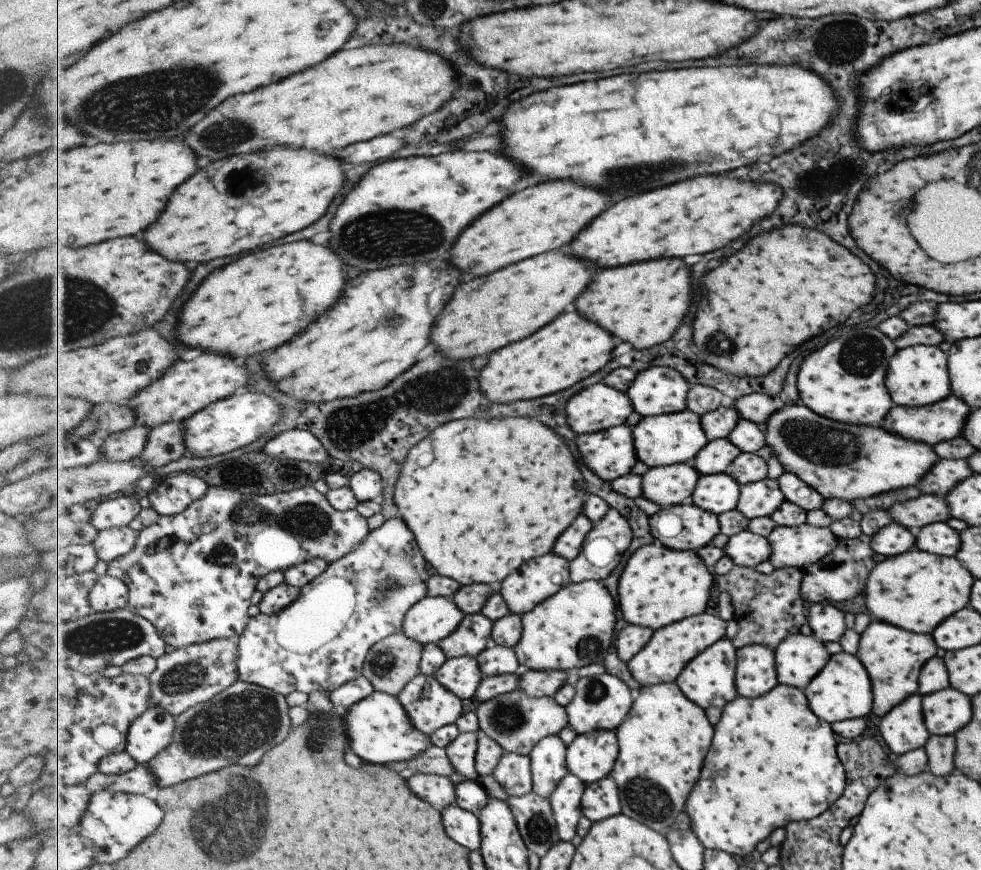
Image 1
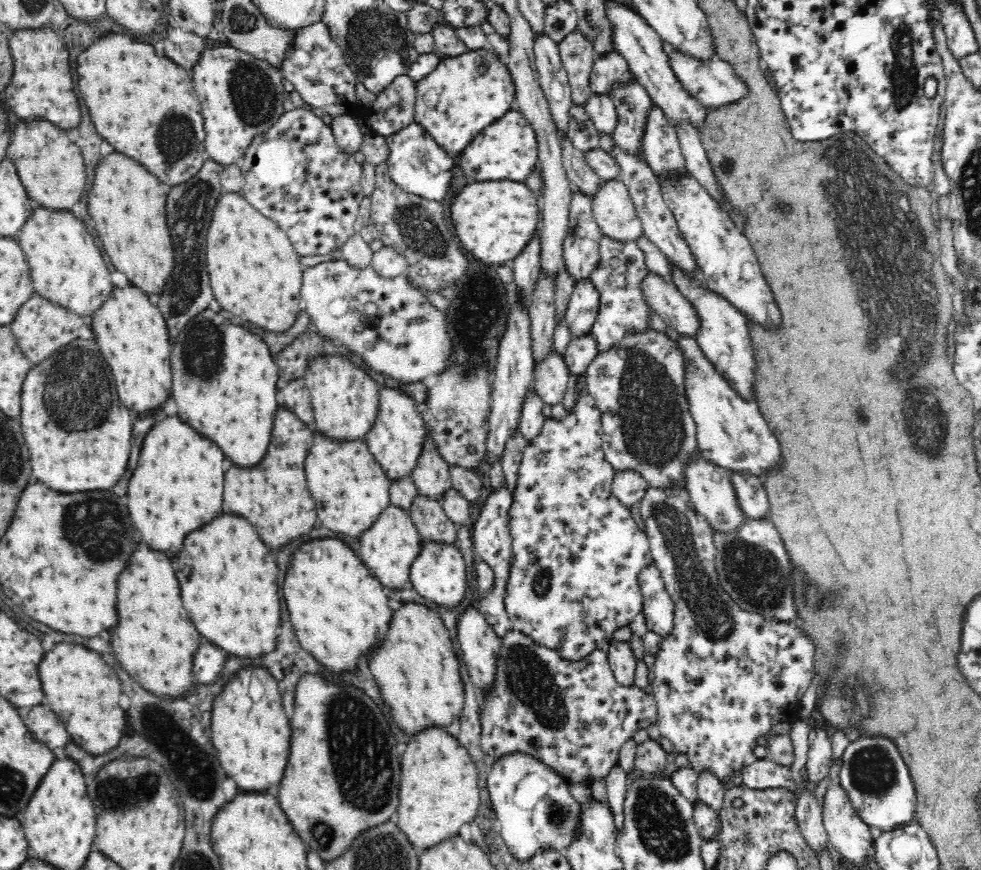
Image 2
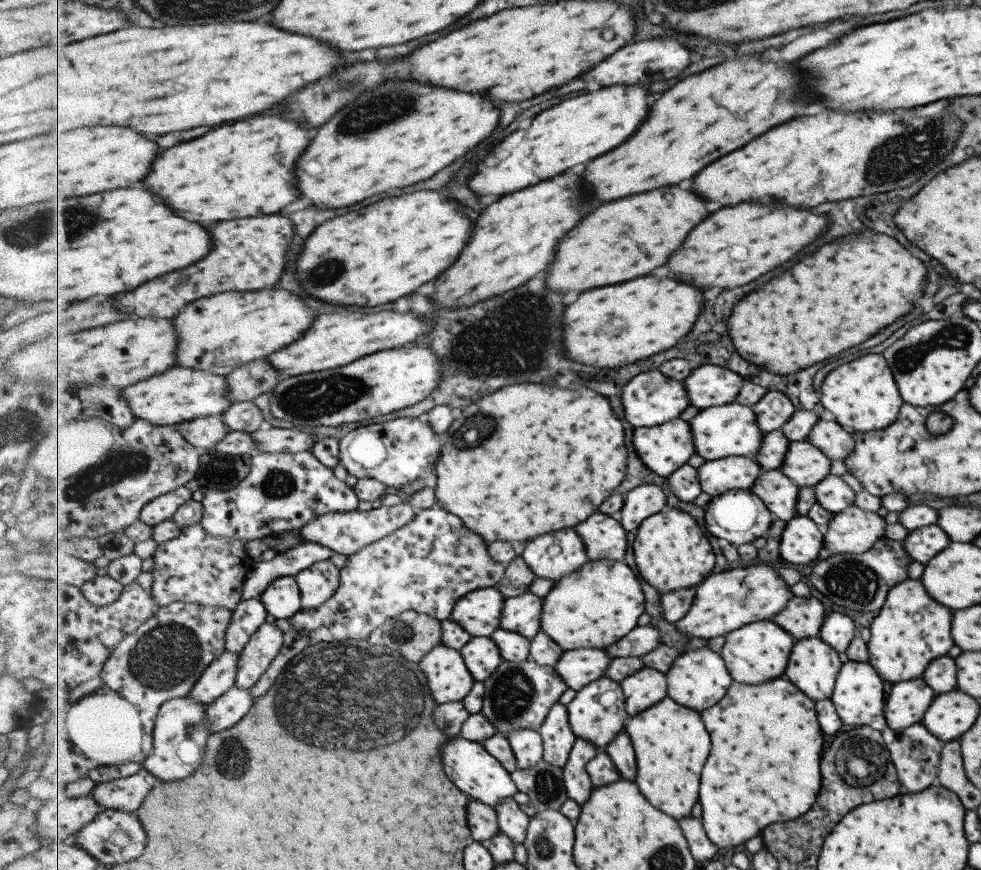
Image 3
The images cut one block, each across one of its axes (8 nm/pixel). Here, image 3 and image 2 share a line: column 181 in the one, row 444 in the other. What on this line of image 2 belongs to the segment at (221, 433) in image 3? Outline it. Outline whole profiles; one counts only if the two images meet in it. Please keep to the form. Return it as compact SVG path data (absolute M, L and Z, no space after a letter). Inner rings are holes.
M428 435L419 462L410 476L418 495L441 502L444 493L453 488L449 467L437 454L436 447L432 446Z

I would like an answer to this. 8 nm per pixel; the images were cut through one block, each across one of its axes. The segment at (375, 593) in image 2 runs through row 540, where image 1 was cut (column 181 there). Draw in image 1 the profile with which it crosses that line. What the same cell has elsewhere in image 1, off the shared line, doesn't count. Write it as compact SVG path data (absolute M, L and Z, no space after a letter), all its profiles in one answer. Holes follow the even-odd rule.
M295 242L285 246L273 246L259 252L251 252L249 256L241 256L229 266L211 274L193 294L193 298L185 304L183 314L178 322L178 343L184 348L200 348L209 353L217 353L224 357L254 356L267 350L273 350L293 336L303 332L321 312L329 310L335 300L341 298L343 288L347 286L347 264L343 262L341 274L341 258L329 246L317 246L311 242Z

